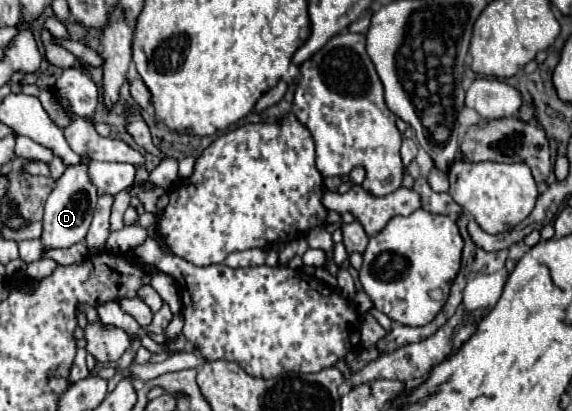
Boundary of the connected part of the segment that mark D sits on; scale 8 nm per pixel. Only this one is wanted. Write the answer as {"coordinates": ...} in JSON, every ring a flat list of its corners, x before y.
{"coordinates":[[81,156,79,164,67,166,45,202,41,240,47,248,67,248,85,240,97,204,97,190,93,190,93,182,89,182,89,160,89,156]]}

